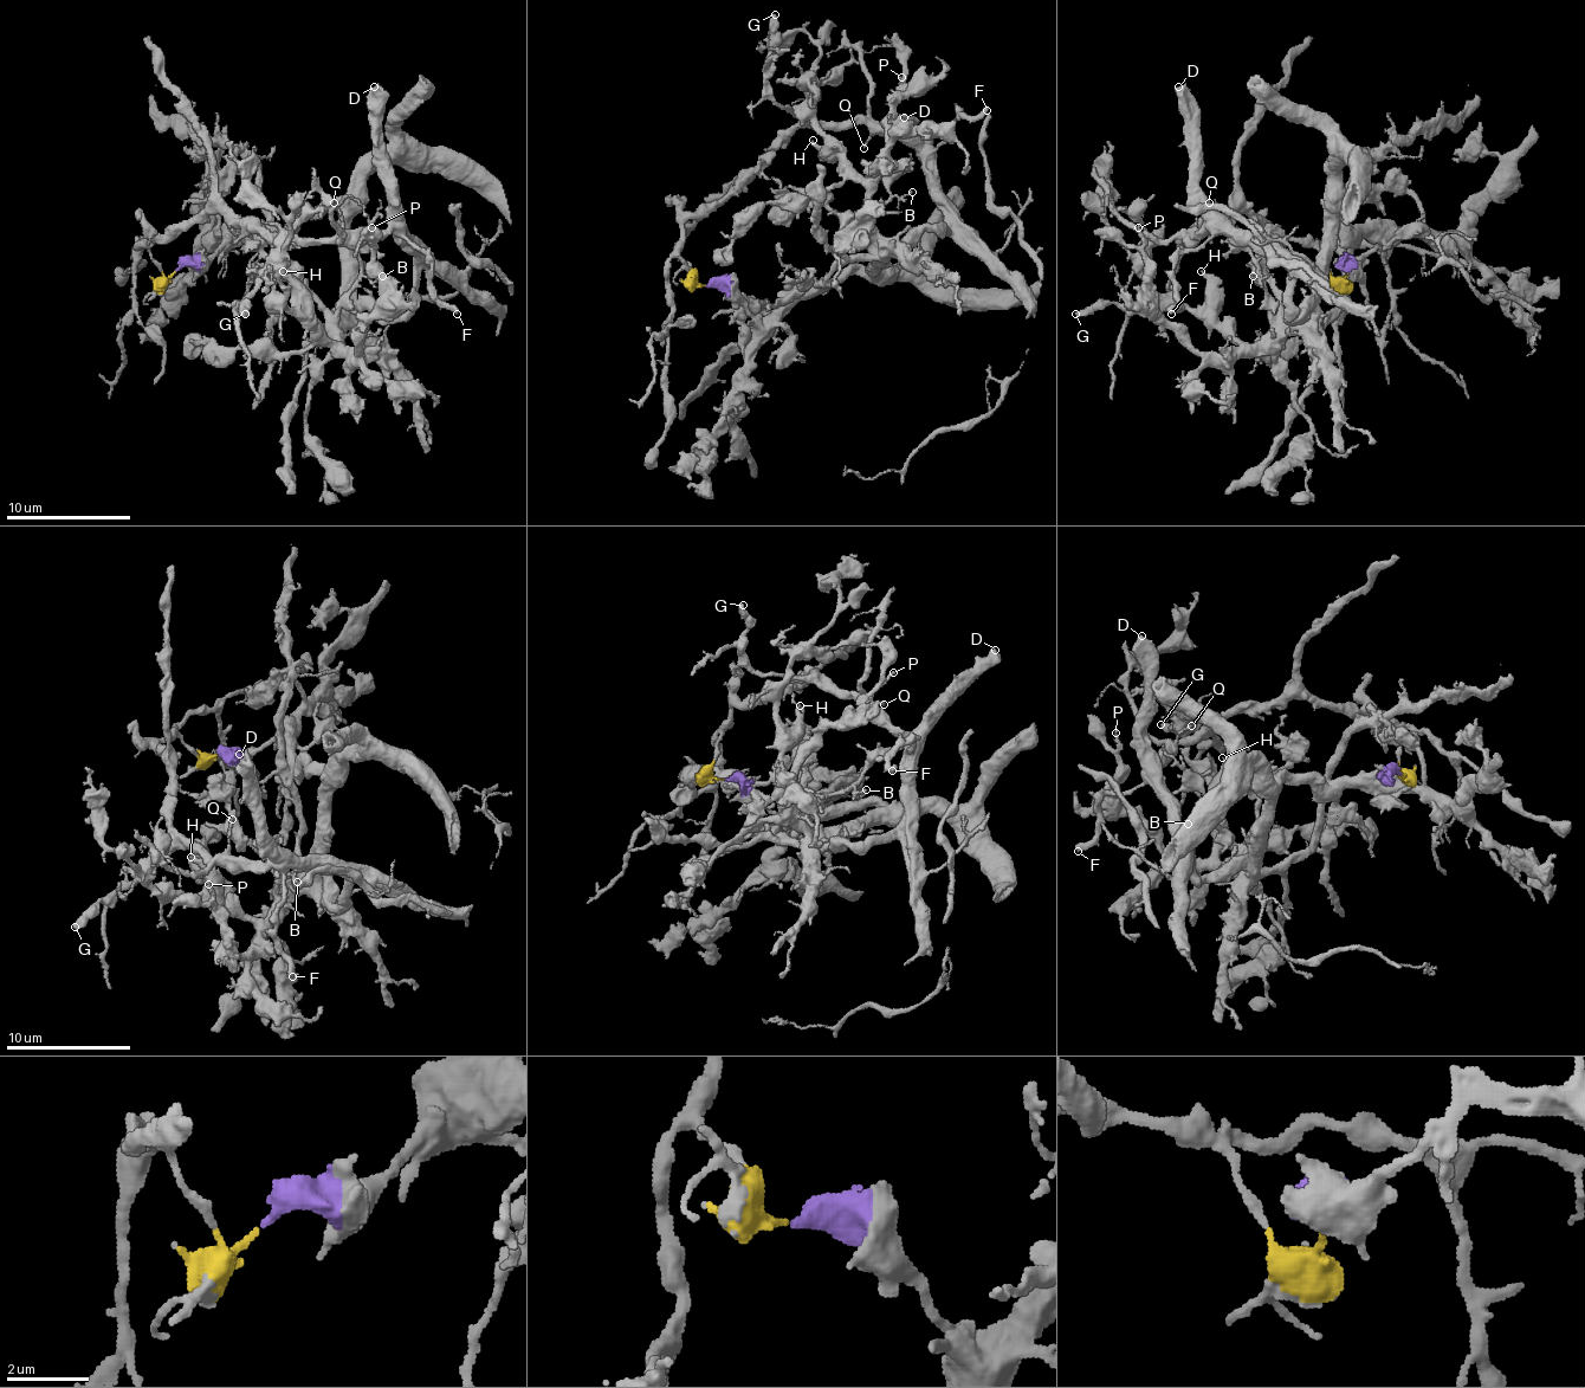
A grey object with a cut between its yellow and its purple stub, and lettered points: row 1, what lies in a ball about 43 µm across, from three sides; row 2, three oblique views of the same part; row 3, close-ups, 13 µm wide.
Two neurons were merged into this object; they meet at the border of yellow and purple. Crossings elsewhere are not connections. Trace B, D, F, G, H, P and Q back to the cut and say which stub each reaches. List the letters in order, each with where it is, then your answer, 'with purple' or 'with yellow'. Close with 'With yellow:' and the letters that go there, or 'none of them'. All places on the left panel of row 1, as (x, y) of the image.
B: at (382, 276); with purple
D: at (374, 86); with yellow
F: at (457, 314); with yellow
G: at (245, 314); with yellow
H: at (283, 271); with purple
P: at (372, 227); with purple
Q: at (334, 202); with yellow
With yellow: D, F, G, Q

